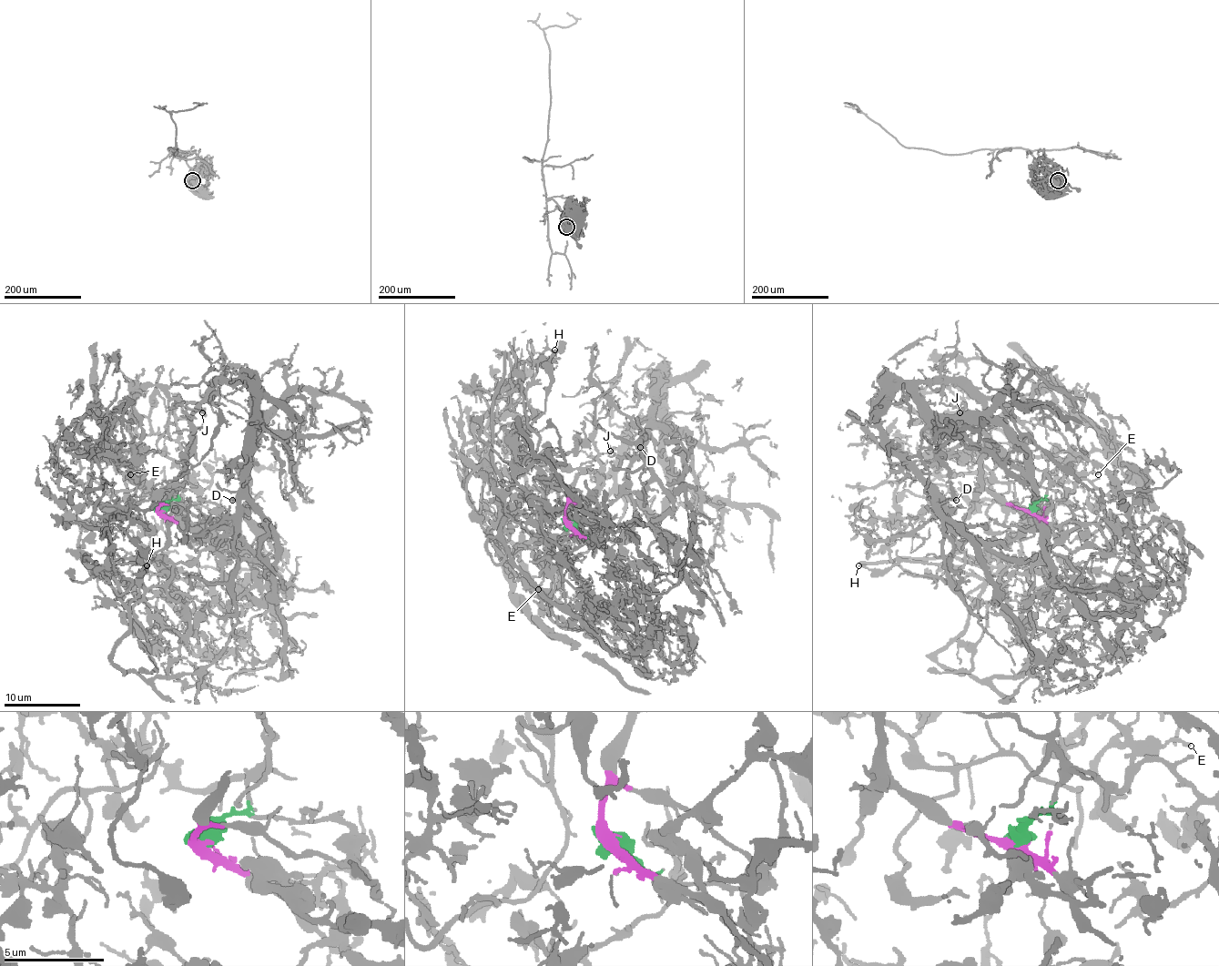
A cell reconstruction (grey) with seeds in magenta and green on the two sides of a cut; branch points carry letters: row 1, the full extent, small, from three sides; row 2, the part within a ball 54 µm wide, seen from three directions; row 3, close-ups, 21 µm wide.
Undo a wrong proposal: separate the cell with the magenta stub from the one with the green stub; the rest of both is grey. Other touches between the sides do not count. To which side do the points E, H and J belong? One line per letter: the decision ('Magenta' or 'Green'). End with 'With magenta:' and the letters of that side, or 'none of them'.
E: Green
H: Green
J: Magenta
With magenta: J

